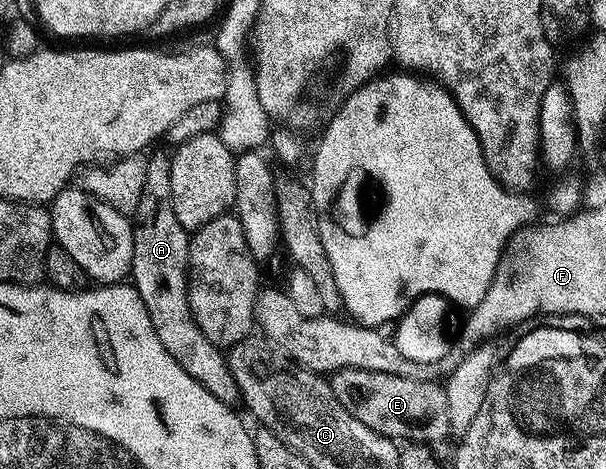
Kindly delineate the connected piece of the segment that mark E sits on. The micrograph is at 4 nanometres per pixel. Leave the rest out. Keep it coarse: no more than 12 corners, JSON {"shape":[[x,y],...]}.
{"shape":[[344,368],[340,404],[388,440],[450,433],[437,382]]}

